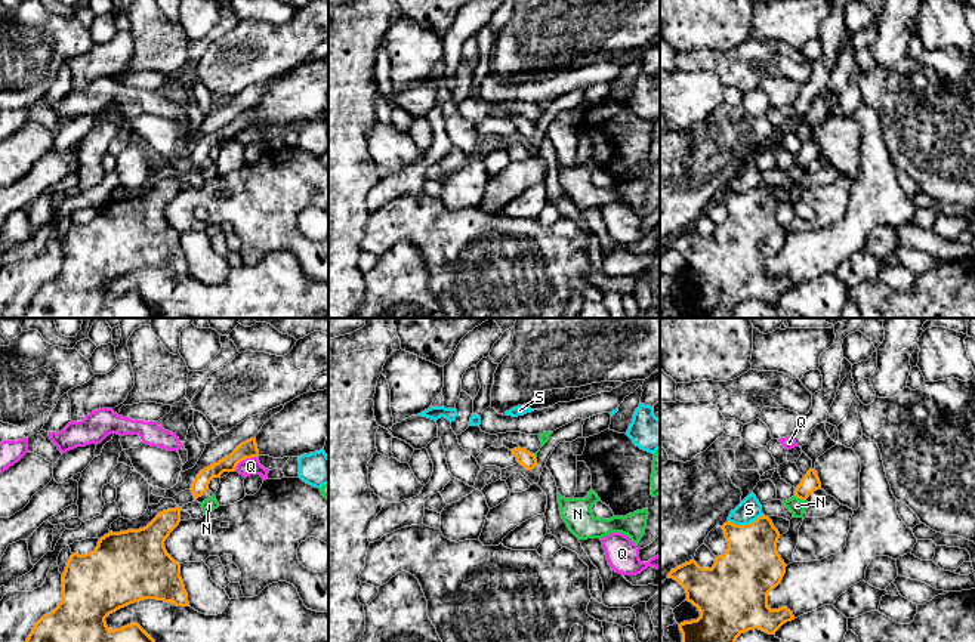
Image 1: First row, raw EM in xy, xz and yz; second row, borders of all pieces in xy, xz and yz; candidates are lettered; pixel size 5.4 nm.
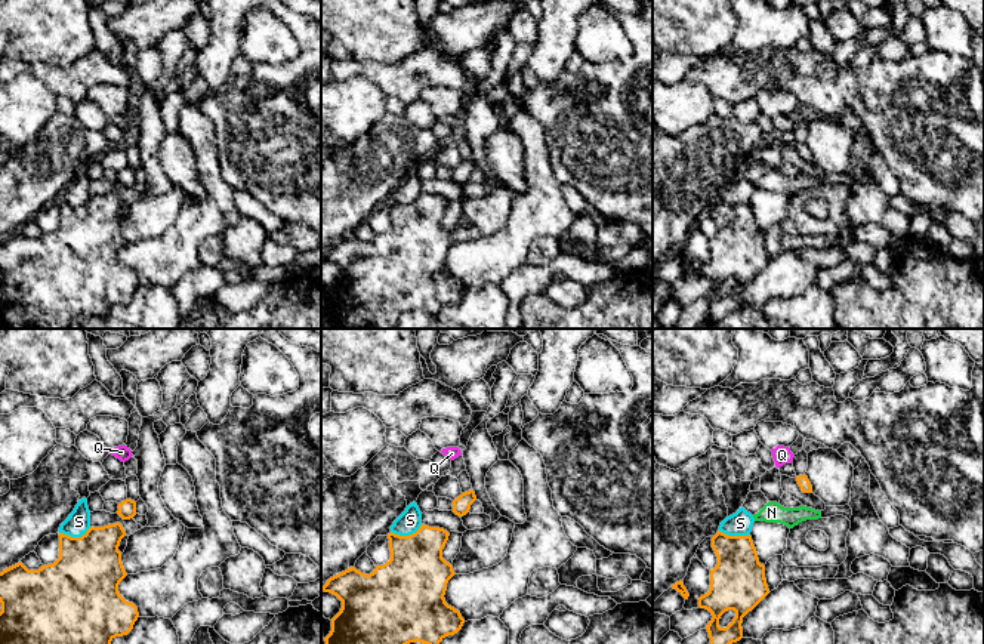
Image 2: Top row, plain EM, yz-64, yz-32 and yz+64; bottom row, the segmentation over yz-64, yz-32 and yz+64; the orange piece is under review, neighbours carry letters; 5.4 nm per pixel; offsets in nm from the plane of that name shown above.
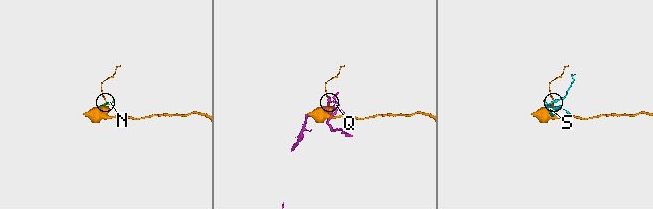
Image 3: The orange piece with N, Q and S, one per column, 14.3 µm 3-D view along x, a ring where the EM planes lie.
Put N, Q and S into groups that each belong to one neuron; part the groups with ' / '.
N / Q / S

